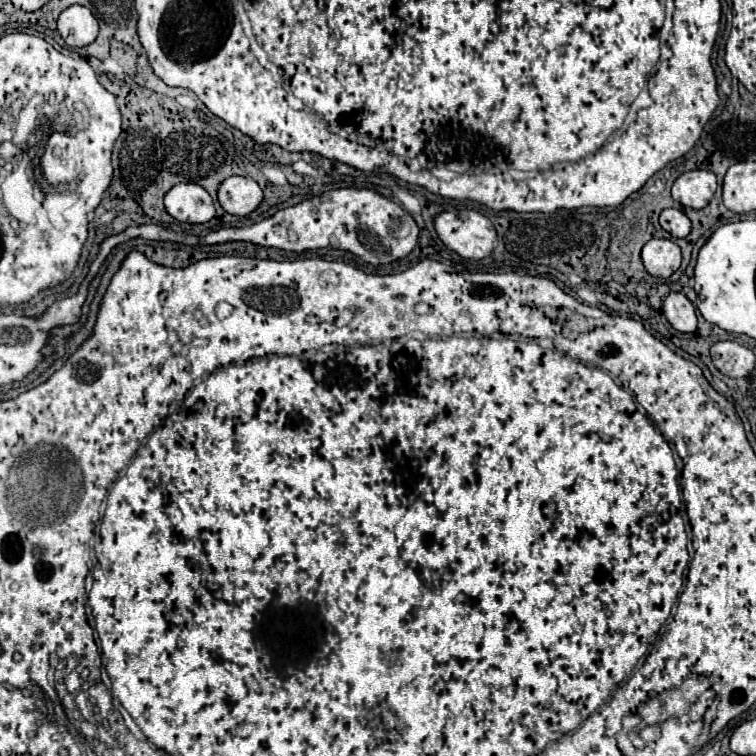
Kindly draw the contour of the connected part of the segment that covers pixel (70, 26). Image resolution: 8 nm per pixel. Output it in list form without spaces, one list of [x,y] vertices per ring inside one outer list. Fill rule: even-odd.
[[[69,6],[57,20],[57,32],[67,46],[79,48],[91,44],[99,34],[97,18],[85,6]]]

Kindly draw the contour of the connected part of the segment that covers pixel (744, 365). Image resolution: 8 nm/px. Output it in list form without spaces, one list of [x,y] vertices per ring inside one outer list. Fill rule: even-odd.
[[[717,342],[711,348],[711,358],[717,370],[729,378],[743,378],[755,366],[755,354],[737,342]]]

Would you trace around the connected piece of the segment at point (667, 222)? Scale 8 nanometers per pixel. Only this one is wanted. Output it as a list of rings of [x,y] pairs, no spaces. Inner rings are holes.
[[[665,208],[659,214],[659,224],[673,238],[685,238],[691,232],[691,220],[679,208]]]

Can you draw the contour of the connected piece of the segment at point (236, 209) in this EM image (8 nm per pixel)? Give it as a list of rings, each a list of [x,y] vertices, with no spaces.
[[[231,176],[219,188],[219,204],[225,212],[235,216],[251,214],[263,200],[263,190],[251,178]]]

